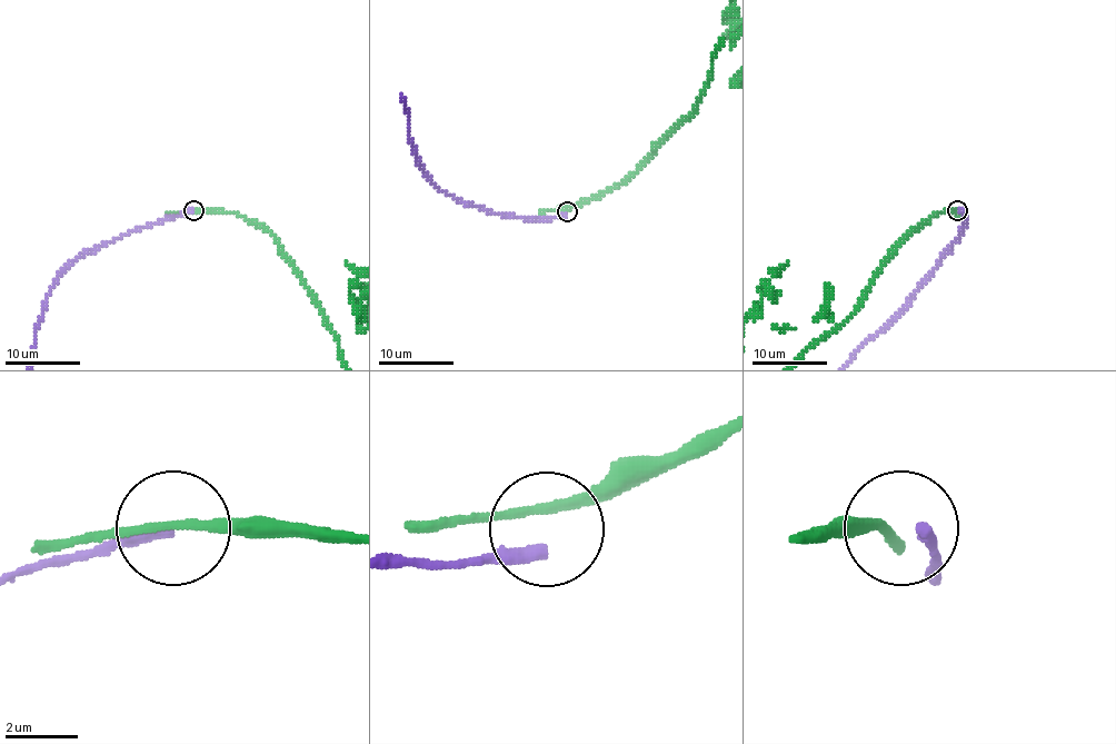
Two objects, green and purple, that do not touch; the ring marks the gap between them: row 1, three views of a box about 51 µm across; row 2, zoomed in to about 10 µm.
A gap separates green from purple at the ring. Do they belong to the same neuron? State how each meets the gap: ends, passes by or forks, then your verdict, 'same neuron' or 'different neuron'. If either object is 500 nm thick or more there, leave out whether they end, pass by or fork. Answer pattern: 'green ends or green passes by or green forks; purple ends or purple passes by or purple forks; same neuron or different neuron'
green passes by; purple ends; different neuron

